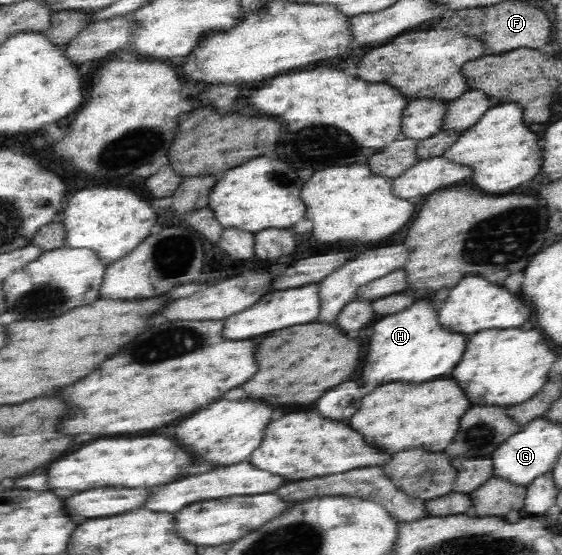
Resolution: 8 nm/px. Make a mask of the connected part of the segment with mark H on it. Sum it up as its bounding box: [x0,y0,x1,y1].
[359,298,468,385]

